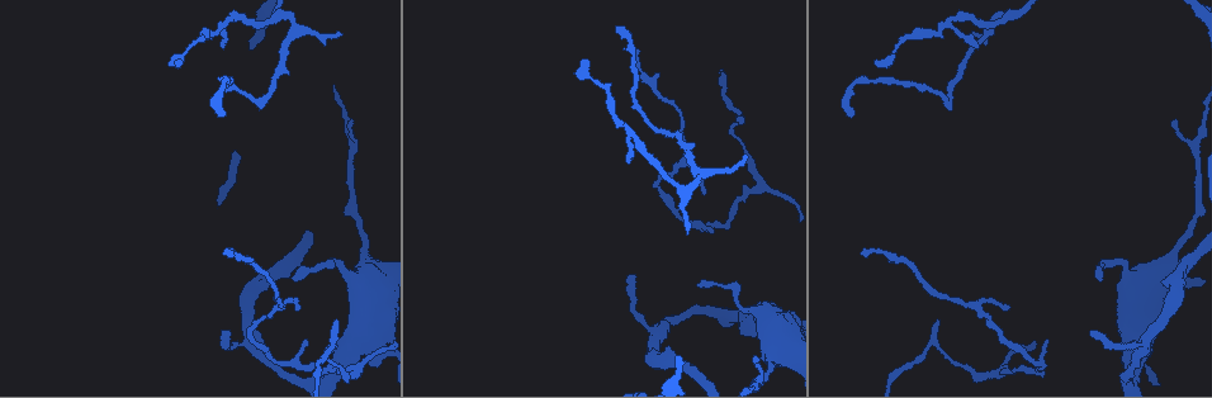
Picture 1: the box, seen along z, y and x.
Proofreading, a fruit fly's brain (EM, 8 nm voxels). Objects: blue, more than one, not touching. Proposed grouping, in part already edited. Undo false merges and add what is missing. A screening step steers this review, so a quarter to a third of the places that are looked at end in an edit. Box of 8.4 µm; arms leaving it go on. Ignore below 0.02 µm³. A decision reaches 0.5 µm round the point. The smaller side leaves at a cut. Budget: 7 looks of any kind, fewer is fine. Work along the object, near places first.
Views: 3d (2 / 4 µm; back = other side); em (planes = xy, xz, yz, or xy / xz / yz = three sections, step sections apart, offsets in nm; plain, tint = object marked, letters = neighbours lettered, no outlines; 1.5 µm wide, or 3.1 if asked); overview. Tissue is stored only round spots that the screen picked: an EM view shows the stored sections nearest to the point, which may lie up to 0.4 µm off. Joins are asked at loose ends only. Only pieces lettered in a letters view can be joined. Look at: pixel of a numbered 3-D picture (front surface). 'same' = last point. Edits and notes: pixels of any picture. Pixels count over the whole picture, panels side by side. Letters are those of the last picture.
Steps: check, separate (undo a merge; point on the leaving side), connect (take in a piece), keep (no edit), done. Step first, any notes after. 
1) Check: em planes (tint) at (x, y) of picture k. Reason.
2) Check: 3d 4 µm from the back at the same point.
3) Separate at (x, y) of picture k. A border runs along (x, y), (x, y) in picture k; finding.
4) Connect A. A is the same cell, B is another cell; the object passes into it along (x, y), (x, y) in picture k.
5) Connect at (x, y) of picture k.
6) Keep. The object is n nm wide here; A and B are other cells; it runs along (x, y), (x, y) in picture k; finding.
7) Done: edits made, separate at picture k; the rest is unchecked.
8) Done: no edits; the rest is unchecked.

Check: 3d 4 µm at (862, 255) of picture 1. An open end.

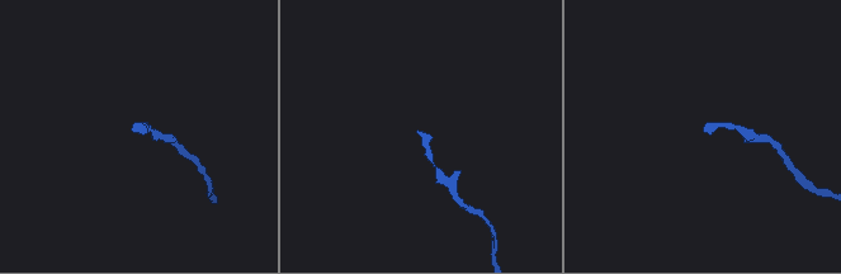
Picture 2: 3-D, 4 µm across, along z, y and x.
Check: em planes (plain) at (417, 133) of picture 2.

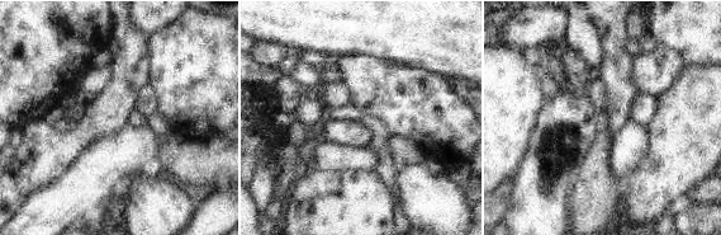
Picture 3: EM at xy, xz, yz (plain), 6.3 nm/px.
Check: em planes (letters) at the same point.

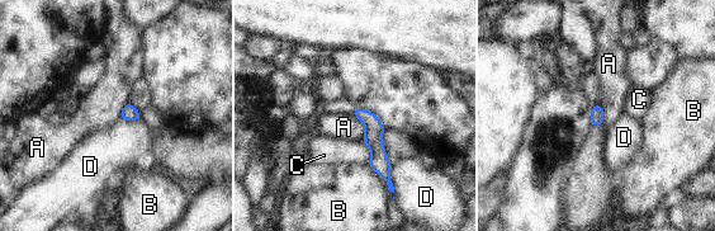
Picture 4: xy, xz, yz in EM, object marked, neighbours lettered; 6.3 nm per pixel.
Keep. The longest contact is with A, 190 nm; A, B, C and D are other cells; none of them fits.

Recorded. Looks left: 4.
Check: 3d 2 µm at (300, 308) of picture 1. Branch stops here.

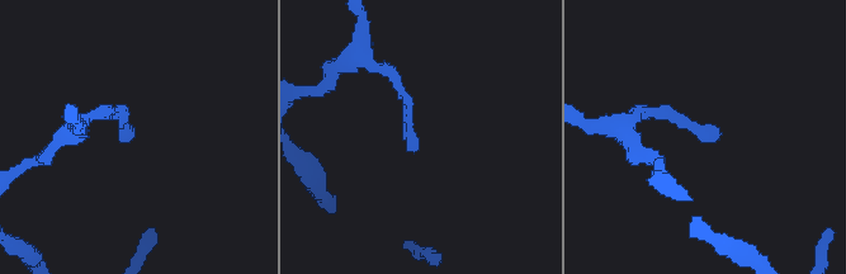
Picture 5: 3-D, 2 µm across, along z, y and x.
Check: em xz step 8 (letters) at (129, 135) of picture 5.

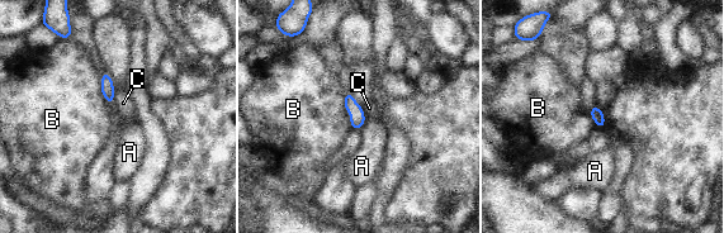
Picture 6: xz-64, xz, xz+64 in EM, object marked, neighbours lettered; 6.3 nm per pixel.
Keep. A, B and C are other cells; a border runs along (365, 118), (359, 129) in picture 6; no lettered piece goes on from it.

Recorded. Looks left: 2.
Check: em xz step 8 (tint) at (349, 122) of picture 1. Thin end.

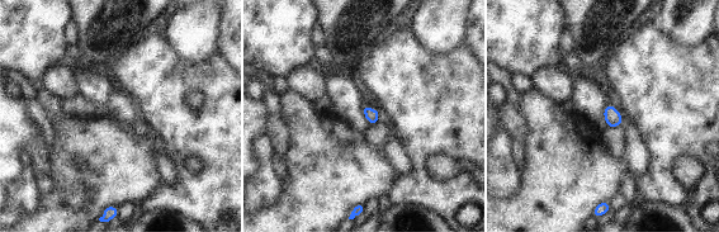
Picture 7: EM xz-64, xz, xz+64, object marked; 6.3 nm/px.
Check: em yz step 4 (letters) at the same point. Cut it another way.

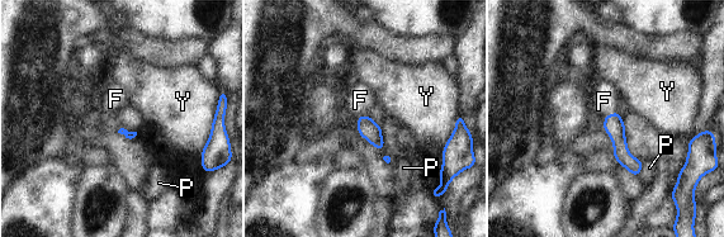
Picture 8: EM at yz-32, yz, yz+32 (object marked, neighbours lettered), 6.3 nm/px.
Connect F. F is the same cell, P and Y are other cells; the object passes into it along (614, 126), (610, 114), (604, 102) in picture 8; it goes on there.

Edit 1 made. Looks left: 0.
Done: edits made, connect at picture 8; the rest is unchecked.

